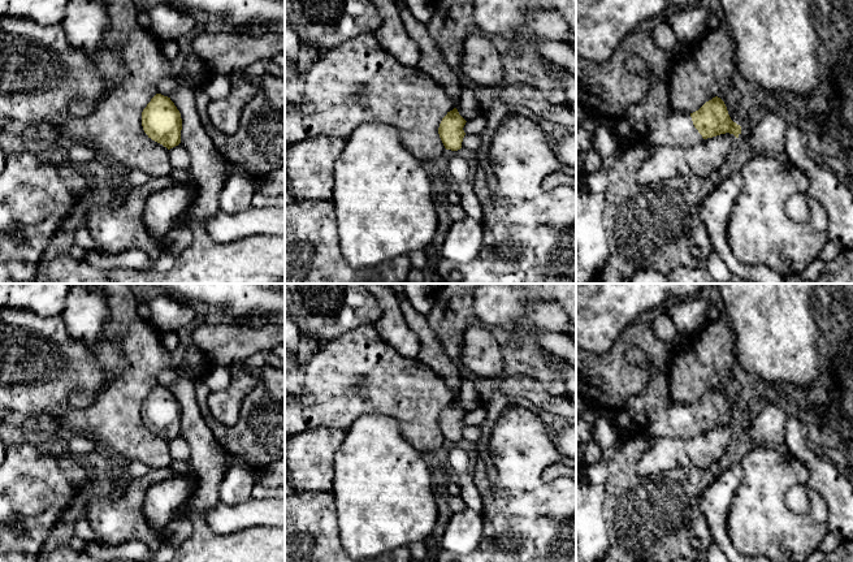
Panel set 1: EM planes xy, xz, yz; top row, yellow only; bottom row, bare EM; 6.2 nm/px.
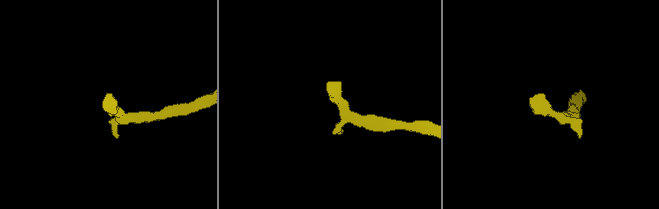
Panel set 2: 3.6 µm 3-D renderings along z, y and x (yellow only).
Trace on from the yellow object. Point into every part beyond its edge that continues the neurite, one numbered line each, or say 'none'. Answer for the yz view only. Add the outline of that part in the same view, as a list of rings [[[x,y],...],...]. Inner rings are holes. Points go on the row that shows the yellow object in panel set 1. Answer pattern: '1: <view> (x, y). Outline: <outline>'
1: yz (654, 121). Outline: [[[635,53],[624,61],[624,66],[629,73],[651,81],[646,96],[628,105],[623,117],[641,140],[651,147],[685,147],[703,140],[693,125],[690,113],[671,108],[667,86],[650,74],[642,55]]]

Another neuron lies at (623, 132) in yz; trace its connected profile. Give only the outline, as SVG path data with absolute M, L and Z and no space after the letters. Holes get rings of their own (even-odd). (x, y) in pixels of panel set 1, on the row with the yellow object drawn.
M624 118L618 120L614 126L614 137L618 142L618 144L627 144L636 139L638 139L636 131L631 126L628 121Z

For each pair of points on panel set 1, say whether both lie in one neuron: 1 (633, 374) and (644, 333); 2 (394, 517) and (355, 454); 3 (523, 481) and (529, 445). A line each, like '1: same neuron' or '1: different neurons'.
1: same neuron
2: same neuron
3: same neuron

